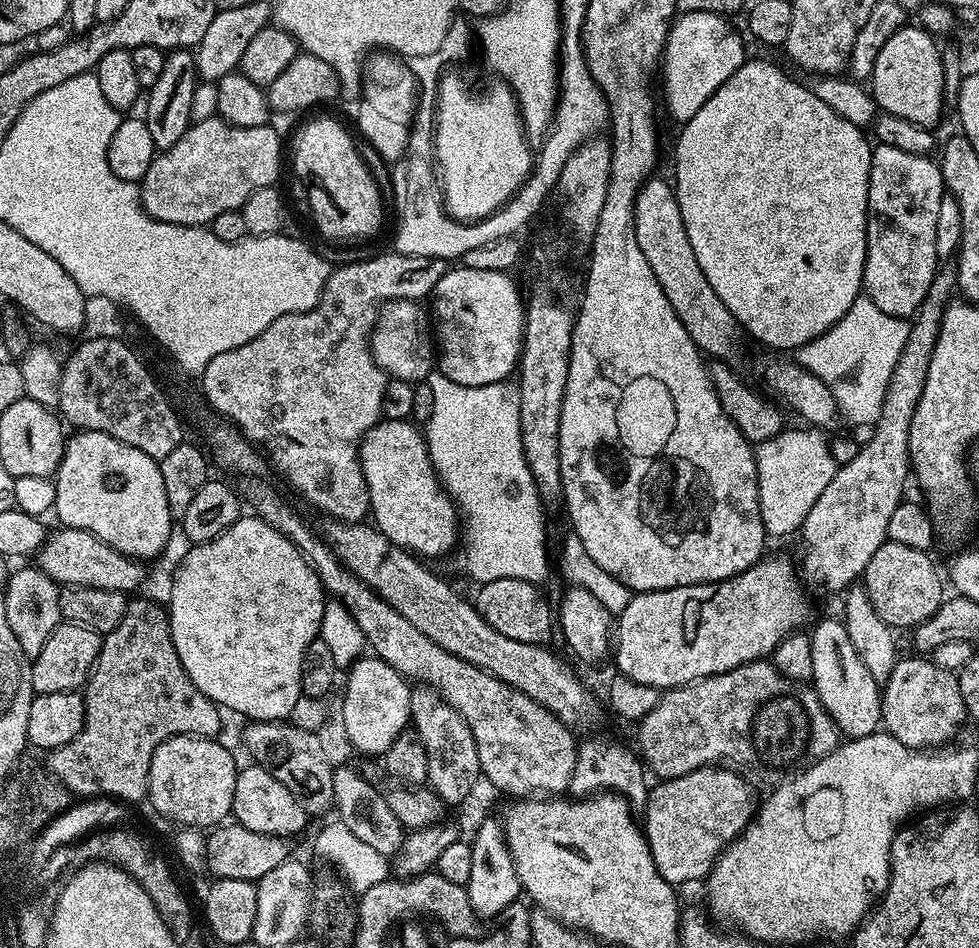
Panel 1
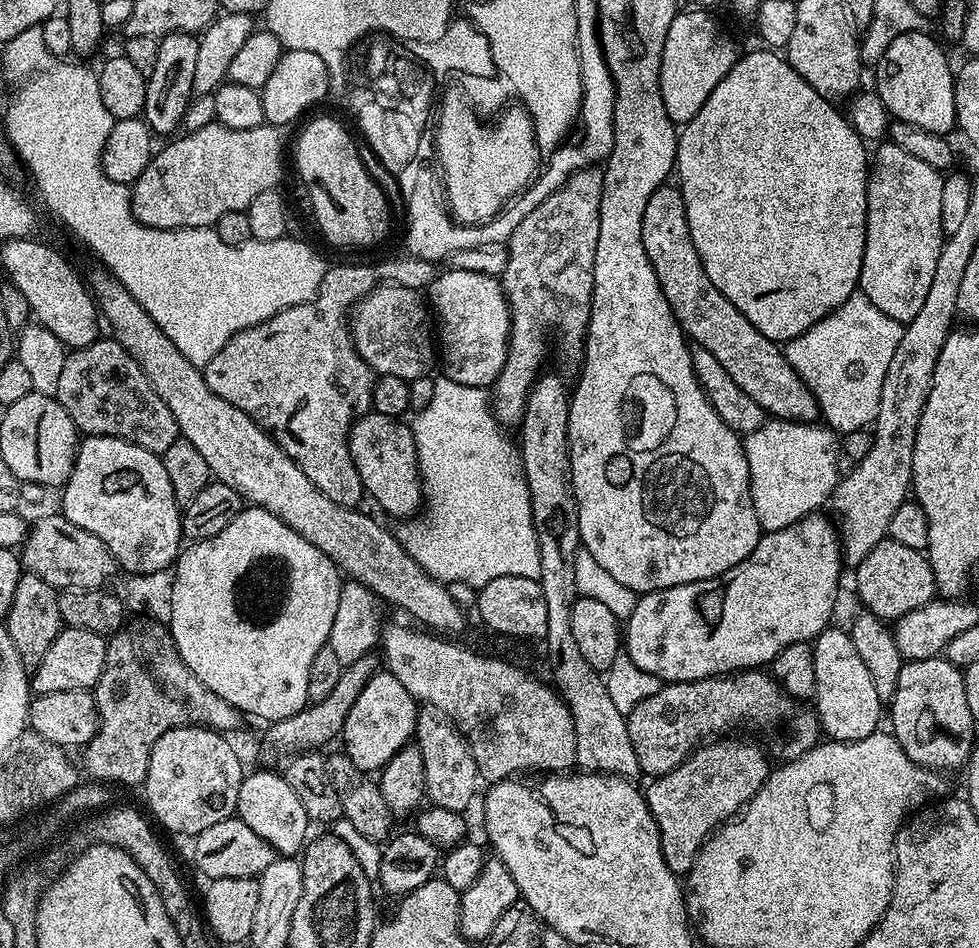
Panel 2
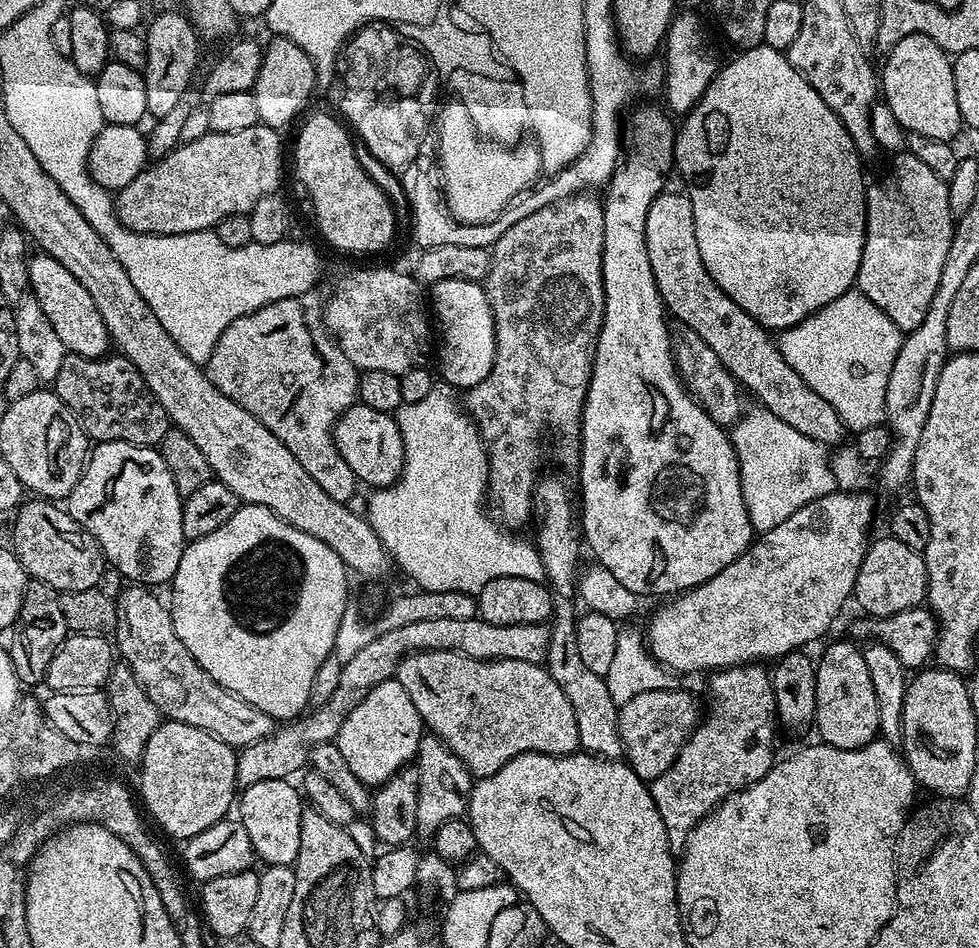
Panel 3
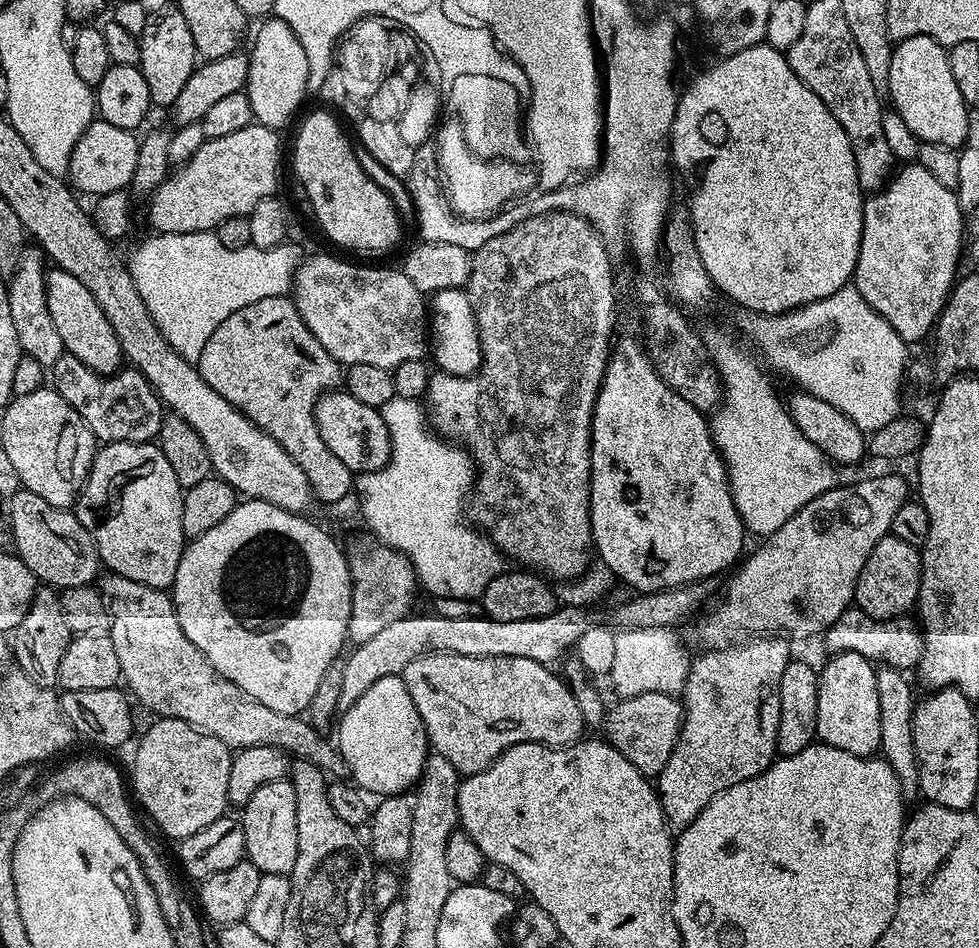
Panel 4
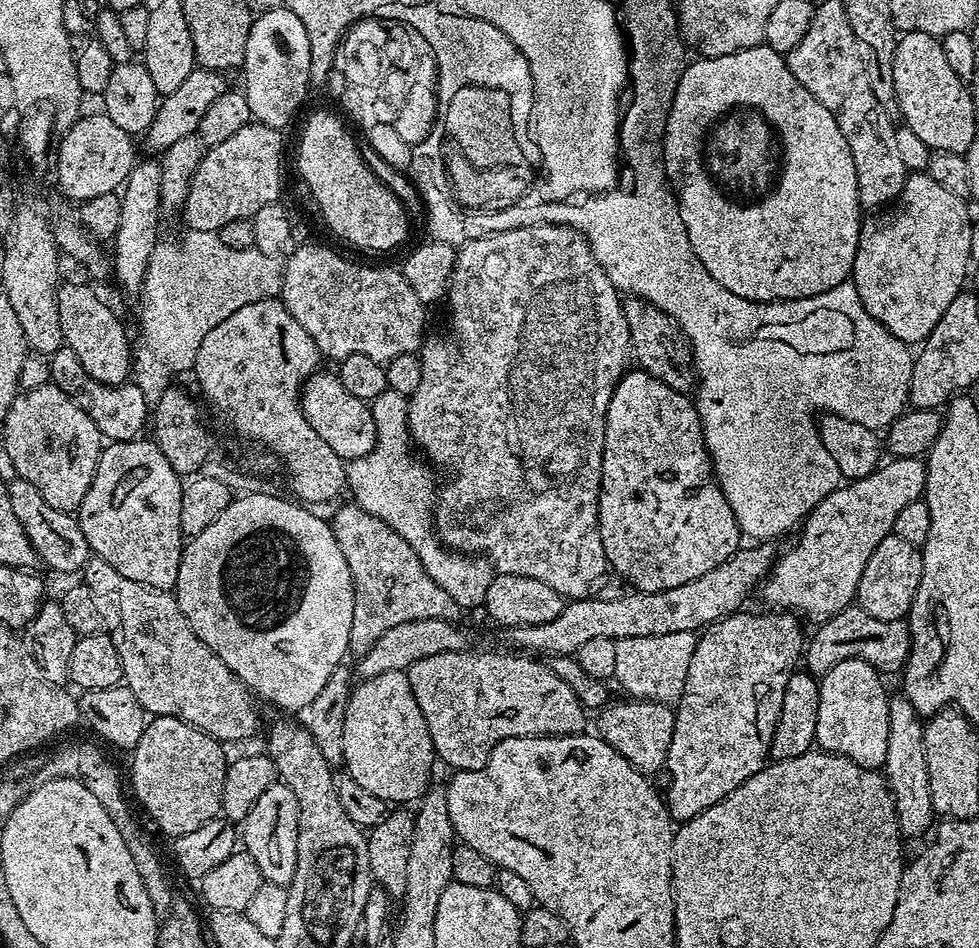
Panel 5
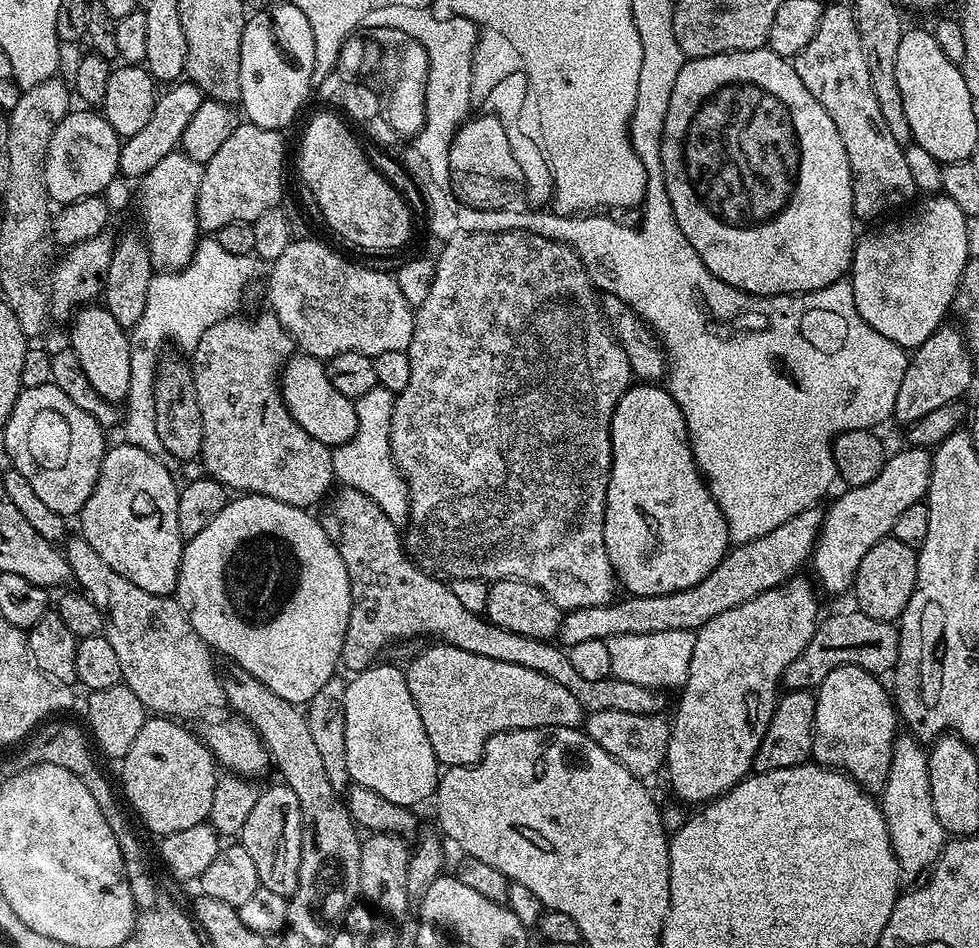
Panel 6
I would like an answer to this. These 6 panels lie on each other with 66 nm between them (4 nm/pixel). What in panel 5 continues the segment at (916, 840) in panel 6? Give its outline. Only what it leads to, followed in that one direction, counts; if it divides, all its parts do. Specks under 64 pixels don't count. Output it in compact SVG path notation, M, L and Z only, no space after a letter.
M903 694L889 695L888 714L890 724L889 733L886 734L886 762L882 775L888 782L889 791L892 792L892 802L901 833L905 837L920 836L924 831L927 833L934 824L930 802L930 780L926 770L924 724L922 717L910 706L910 702Z

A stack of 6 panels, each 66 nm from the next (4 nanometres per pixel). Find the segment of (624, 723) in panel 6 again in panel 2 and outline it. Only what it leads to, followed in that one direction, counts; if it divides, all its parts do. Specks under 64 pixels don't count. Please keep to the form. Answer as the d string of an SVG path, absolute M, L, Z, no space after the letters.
M741 670L735 674L727 676L710 676L706 680L691 680L690 682L678 682L677 684L665 683L658 694L650 694L650 698L646 698L646 702L640 702L638 706L634 706L634 710L627 713L626 719L628 721L628 729L630 730L630 746L634 746L634 754L638 757L638 766L641 773L648 778L655 778L666 774L670 770L674 770L680 763L682 763L688 756L691 756L697 748L701 747L705 742L711 741L713 738L719 737L721 734L728 734L731 728L736 728L739 724L749 724L752 728L757 728L762 735L768 739L767 747L772 747L771 755L773 757L781 756L781 761L787 762L790 760L797 760L802 754L806 754L822 740L822 729L820 727L820 720L816 717L815 711L807 703L795 700L789 692L785 692L777 680L772 679L771 675L764 670Z

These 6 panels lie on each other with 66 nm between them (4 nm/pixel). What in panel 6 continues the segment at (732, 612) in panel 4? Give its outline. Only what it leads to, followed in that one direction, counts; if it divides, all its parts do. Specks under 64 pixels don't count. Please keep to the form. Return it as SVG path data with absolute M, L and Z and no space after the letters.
M904 446L901 452L893 456L891 453L885 459L874 482L848 488L832 505L827 505L816 539L816 549L810 559L810 568L812 566L816 571L815 583L828 592L844 592L847 588L849 591L856 583L858 566L862 566L862 558L866 558L870 546L891 537L894 521L907 508L921 503L927 497L931 477L932 452L927 448Z

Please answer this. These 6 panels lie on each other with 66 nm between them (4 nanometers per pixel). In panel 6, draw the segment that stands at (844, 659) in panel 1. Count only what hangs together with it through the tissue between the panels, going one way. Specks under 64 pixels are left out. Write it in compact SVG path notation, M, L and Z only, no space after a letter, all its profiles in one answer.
M838 666L826 674L816 692L816 721L812 731L812 760L845 772L865 792L880 794L890 774L892 747L898 735L898 713L889 689L858 666Z

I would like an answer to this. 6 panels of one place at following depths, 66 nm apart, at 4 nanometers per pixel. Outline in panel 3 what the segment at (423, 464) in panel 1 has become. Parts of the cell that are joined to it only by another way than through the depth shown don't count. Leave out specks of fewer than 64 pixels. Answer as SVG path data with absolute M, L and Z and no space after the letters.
M357 402L336 417L332 437L338 446L338 454L346 458L346 466L354 470L361 485L369 484L369 489L375 490L395 484L404 468L404 439L396 425L395 415L370 410L370 406Z

